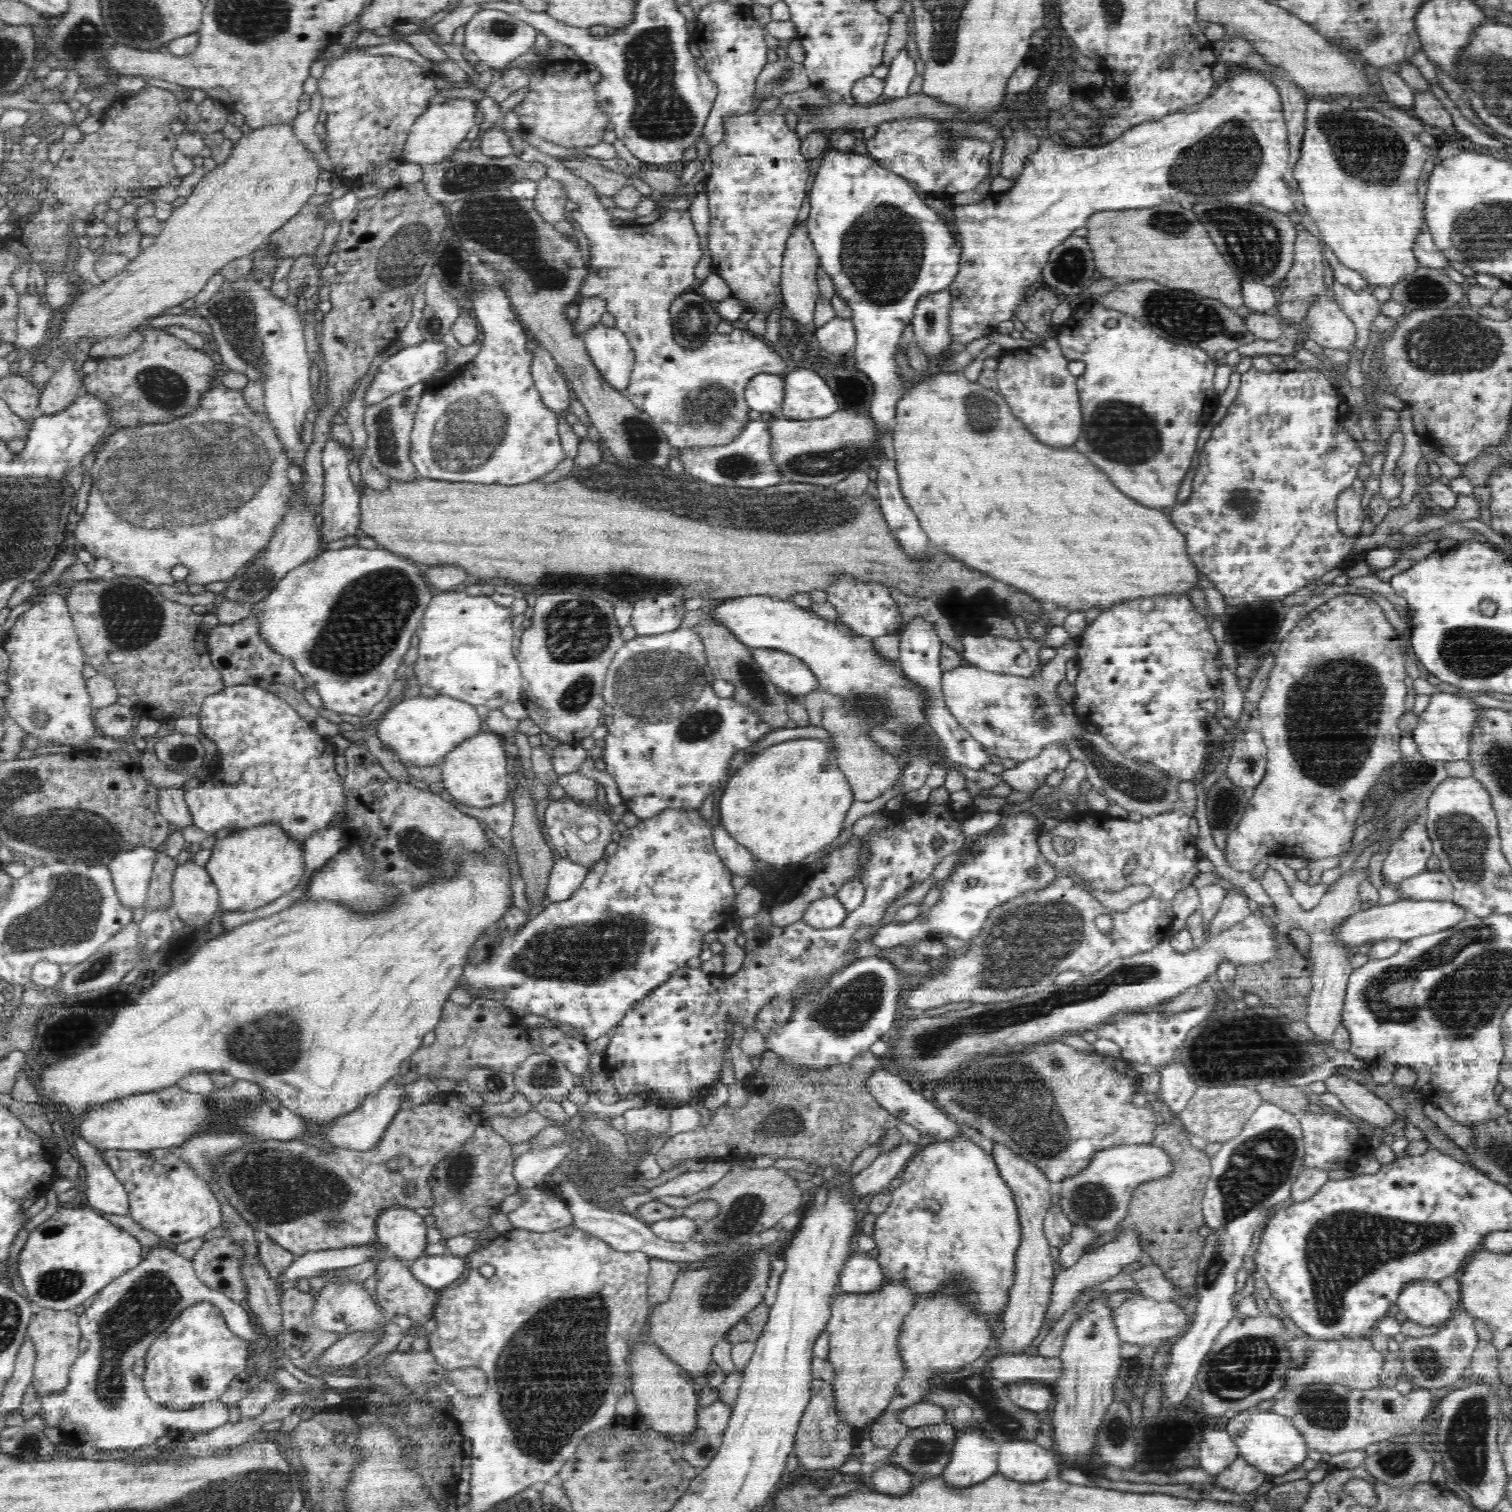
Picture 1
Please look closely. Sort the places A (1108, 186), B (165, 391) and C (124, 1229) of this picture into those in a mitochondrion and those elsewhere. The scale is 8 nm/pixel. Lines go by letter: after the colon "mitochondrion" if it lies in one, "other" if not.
A: other
B: mitochondrion
C: other

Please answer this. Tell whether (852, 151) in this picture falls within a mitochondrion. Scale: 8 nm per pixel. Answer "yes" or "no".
no

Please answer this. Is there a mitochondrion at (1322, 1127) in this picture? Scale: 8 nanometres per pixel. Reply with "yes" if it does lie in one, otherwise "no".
no

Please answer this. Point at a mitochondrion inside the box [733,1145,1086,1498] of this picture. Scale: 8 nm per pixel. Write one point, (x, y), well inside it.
(973, 1385)

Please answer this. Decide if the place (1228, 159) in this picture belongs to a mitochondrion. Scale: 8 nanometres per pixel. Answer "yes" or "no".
yes

